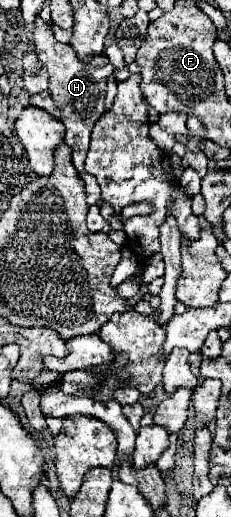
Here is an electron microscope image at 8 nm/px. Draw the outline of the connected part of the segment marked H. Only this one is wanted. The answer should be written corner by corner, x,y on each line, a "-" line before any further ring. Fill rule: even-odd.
37,16
35,30
33,30
33,46
35,54
41,60
43,68
49,72
49,94
55,100
57,108
61,110
61,122
65,124
65,144
73,150
73,164
79,172
79,176
85,182
87,190
87,204
99,204
101,200
101,188
97,184
97,178
93,174
87,174
83,168
87,150
89,150
89,138
93,124
103,116
105,112
105,84
107,78
113,72
113,66
105,54
93,56
89,62
83,62
71,44
61,44
55,40
51,24
41,20

